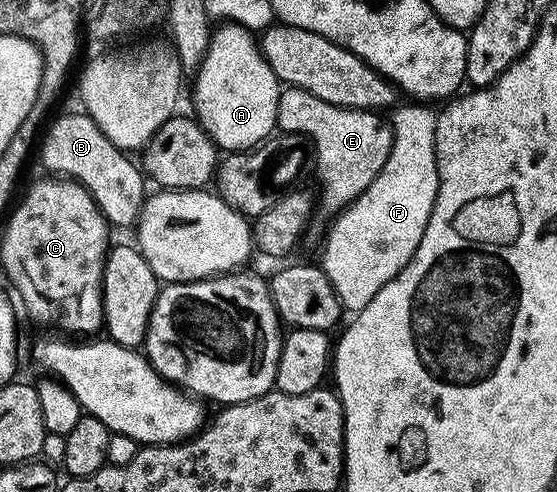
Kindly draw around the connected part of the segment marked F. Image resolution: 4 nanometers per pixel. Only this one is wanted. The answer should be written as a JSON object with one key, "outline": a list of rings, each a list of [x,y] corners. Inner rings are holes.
{"outline":[[[400,105],[391,112],[390,126],[392,129],[392,152],[390,161],[386,161],[386,169],[366,189],[361,199],[356,200],[352,206],[347,207],[339,215],[335,216],[332,228],[328,231],[328,240],[324,243],[324,260],[322,266],[327,273],[340,302],[349,312],[358,313],[402,269],[406,269],[408,262],[418,253],[418,245],[424,242],[426,225],[430,225],[430,217],[434,213],[434,205],[440,188],[440,174],[436,164],[436,120],[437,112],[431,111],[428,105],[412,105],[416,107],[404,107]]]}

